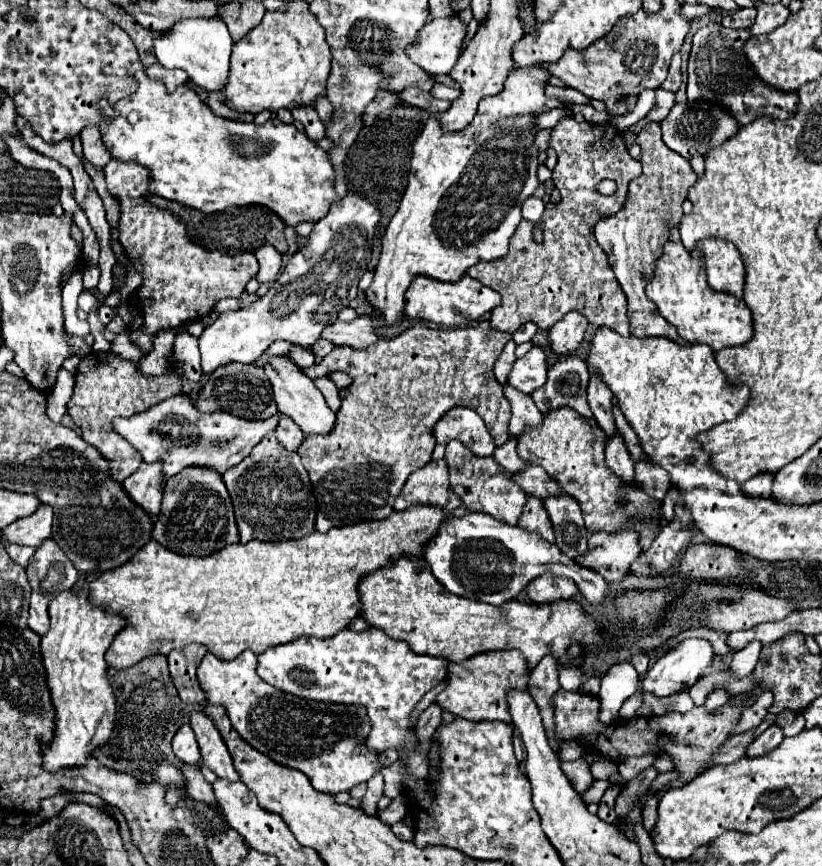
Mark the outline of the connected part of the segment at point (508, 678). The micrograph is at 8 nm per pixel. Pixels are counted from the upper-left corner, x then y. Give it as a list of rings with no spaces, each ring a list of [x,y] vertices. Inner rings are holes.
[[[506,650],[506,652],[482,652],[466,662],[450,664],[448,666],[448,686],[444,692],[438,694],[436,702],[446,710],[466,720],[500,720],[506,724],[512,724],[508,714],[508,702],[506,696],[510,690],[528,690],[528,678],[530,668],[526,664],[526,658],[518,650]]]

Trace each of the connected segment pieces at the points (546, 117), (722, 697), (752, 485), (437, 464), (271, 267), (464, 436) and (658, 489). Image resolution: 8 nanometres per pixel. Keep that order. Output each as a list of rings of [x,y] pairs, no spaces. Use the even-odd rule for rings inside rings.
[[[554,108],[554,110],[550,110],[550,112],[546,112],[546,114],[540,114],[540,116],[536,116],[536,130],[534,132],[540,132],[540,130],[550,130],[550,128],[554,128],[556,126],[556,122],[560,120],[560,118],[564,118],[564,116],[568,116],[570,114],[570,110],[568,108]]]
[[[714,690],[710,696],[708,696],[708,700],[706,700],[706,708],[708,710],[716,710],[718,706],[722,706],[722,704],[726,704],[728,702],[728,692],[726,690]]]
[[[760,472],[758,476],[752,476],[742,484],[742,490],[750,496],[770,496],[772,494],[772,484],[774,484],[772,472]]]
[[[430,460],[426,466],[412,472],[394,502],[394,510],[402,511],[414,504],[444,508],[444,514],[454,514],[462,502],[450,490],[448,466],[444,460]]]
[[[264,244],[262,248],[256,250],[256,258],[258,258],[258,264],[260,264],[258,280],[260,282],[274,280],[278,270],[282,268],[282,254],[276,248],[270,248],[270,244]]]
[[[458,406],[448,410],[434,426],[434,436],[438,444],[448,444],[450,440],[460,440],[476,456],[492,456],[496,444],[484,424],[484,420],[470,408]]]
[[[636,460],[634,462],[634,484],[640,486],[642,492],[646,492],[654,500],[664,500],[666,490],[670,488],[668,474],[654,466],[650,460]]]

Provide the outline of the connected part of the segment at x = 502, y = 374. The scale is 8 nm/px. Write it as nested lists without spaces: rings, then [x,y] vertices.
[[[510,340],[510,342],[506,344],[504,352],[500,354],[496,366],[494,366],[494,374],[496,374],[496,378],[500,380],[500,384],[504,384],[504,378],[506,378],[506,374],[510,374],[510,368],[512,368],[512,364],[514,364],[514,360],[516,360],[514,348],[516,348],[516,344]]]

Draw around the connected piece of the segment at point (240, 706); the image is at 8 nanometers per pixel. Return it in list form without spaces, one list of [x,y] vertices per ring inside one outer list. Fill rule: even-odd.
[[[248,650],[230,662],[208,652],[198,666],[198,680],[208,694],[208,704],[224,706],[234,730],[248,744],[274,762],[304,772],[312,786],[326,794],[348,792],[378,772],[378,754],[364,746],[368,736],[364,708],[296,698],[258,678],[256,666],[258,656]]]

